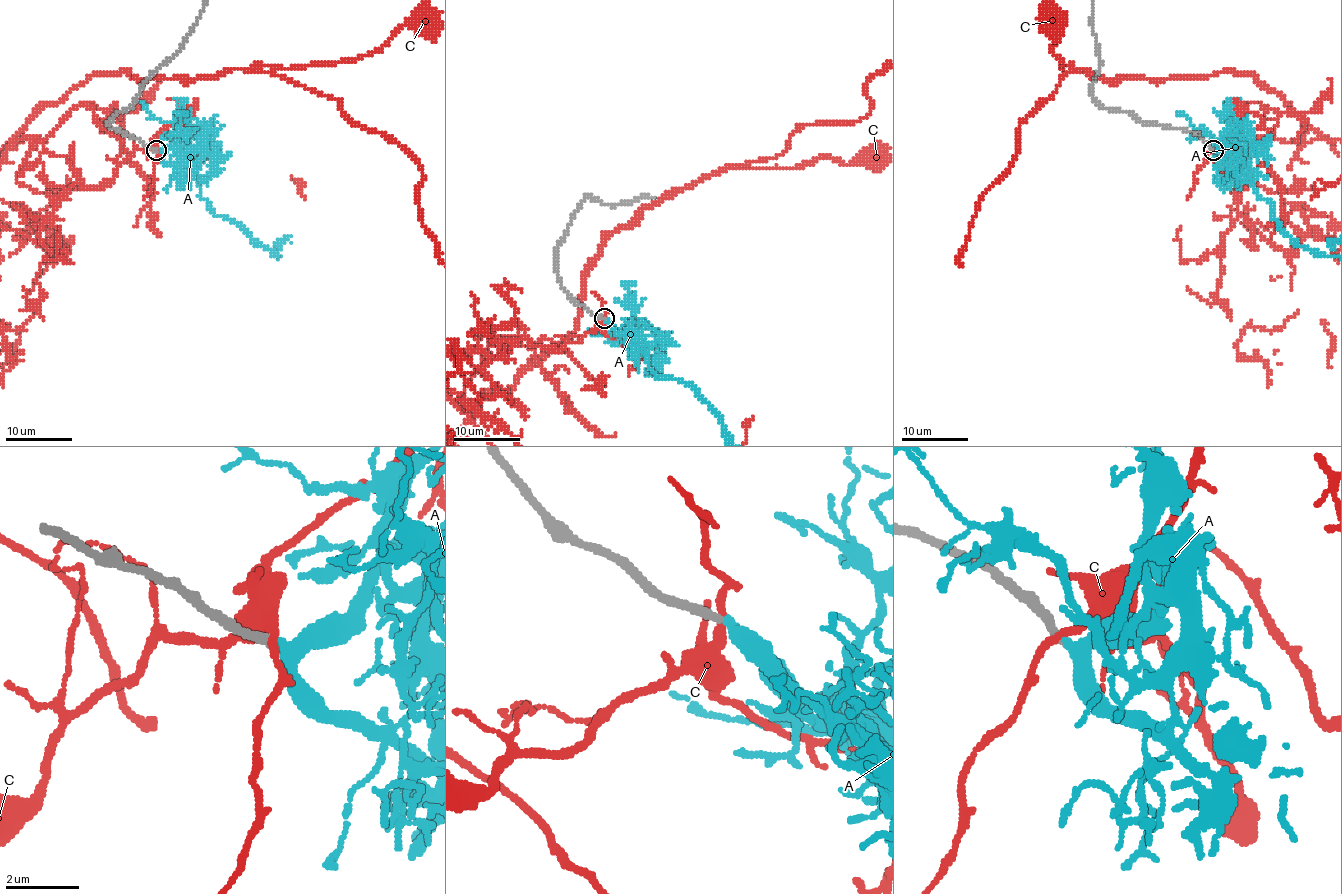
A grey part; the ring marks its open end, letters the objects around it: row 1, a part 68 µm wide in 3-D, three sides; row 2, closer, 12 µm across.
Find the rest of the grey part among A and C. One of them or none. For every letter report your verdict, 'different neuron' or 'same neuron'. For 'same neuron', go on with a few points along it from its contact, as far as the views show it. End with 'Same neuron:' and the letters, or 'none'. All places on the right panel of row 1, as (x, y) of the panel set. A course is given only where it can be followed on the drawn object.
A: same neuron
C: different neuron
Same neuron: A

